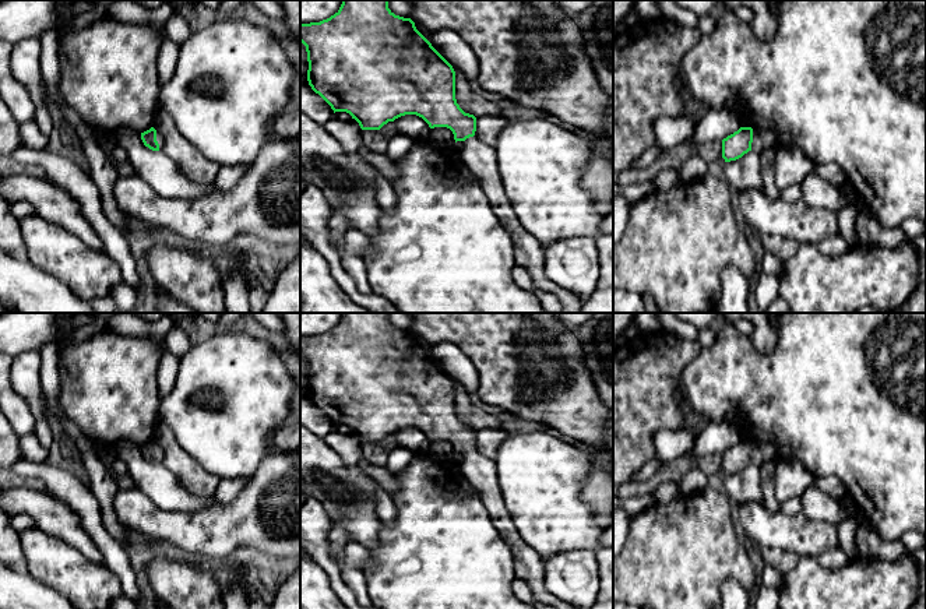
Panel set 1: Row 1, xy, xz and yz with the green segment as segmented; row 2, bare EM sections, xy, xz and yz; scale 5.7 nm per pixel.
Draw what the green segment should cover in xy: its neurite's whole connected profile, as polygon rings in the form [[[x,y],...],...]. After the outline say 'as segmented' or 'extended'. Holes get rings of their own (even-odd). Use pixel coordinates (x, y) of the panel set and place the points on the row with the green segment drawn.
[[[154,127],[141,133],[141,140],[142,140],[144,145],[152,151],[163,149],[163,137]]] | extended

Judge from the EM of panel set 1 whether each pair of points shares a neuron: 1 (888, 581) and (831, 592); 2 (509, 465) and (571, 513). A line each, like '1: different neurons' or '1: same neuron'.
1: same neuron
2: same neuron

